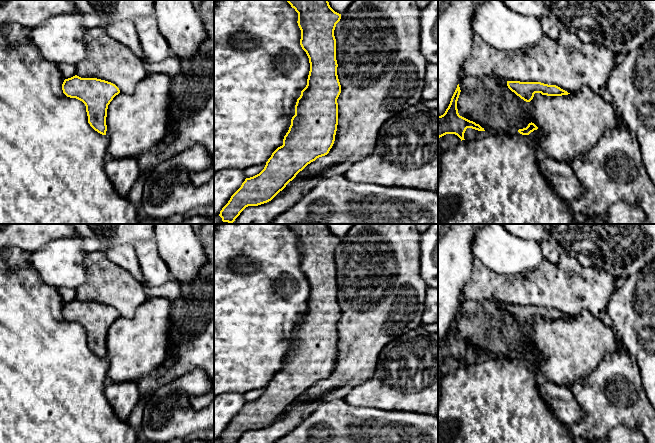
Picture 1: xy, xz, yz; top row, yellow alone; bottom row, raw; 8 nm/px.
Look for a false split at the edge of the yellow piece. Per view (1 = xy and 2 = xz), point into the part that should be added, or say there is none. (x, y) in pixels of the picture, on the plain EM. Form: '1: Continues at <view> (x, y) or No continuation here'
1: No continuation here
2: No continuation here

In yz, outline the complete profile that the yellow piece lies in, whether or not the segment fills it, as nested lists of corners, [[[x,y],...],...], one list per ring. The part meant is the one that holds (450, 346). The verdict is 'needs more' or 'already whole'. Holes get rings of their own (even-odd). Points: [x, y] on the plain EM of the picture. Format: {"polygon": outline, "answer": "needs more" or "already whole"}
{"polygon": [[[459,308],[451,322],[450,328],[445,337],[438,340],[438,362],[446,358],[455,358],[461,365],[464,363],[464,357],[467,352],[472,352],[478,355],[485,355],[479,348],[470,345],[459,339],[457,333],[457,325],[460,319]]], "answer": "already whole"}

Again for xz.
{"polygon": [[[286,224],[298,237],[301,254],[300,269],[306,276],[310,295],[306,311],[301,315],[295,329],[295,339],[284,360],[283,369],[278,371],[257,399],[246,402],[241,411],[222,432],[222,443],[236,443],[248,430],[258,430],[271,425],[296,399],[317,382],[325,380],[332,372],[338,349],[337,323],[341,309],[337,299],[336,263],[334,254],[341,243],[328,224]]], "answer": "already whole"}

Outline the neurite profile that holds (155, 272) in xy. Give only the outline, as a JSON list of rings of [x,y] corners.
[[[154,238],[129,243],[135,249],[141,274],[148,286],[161,286],[172,279],[168,266],[158,253]]]

